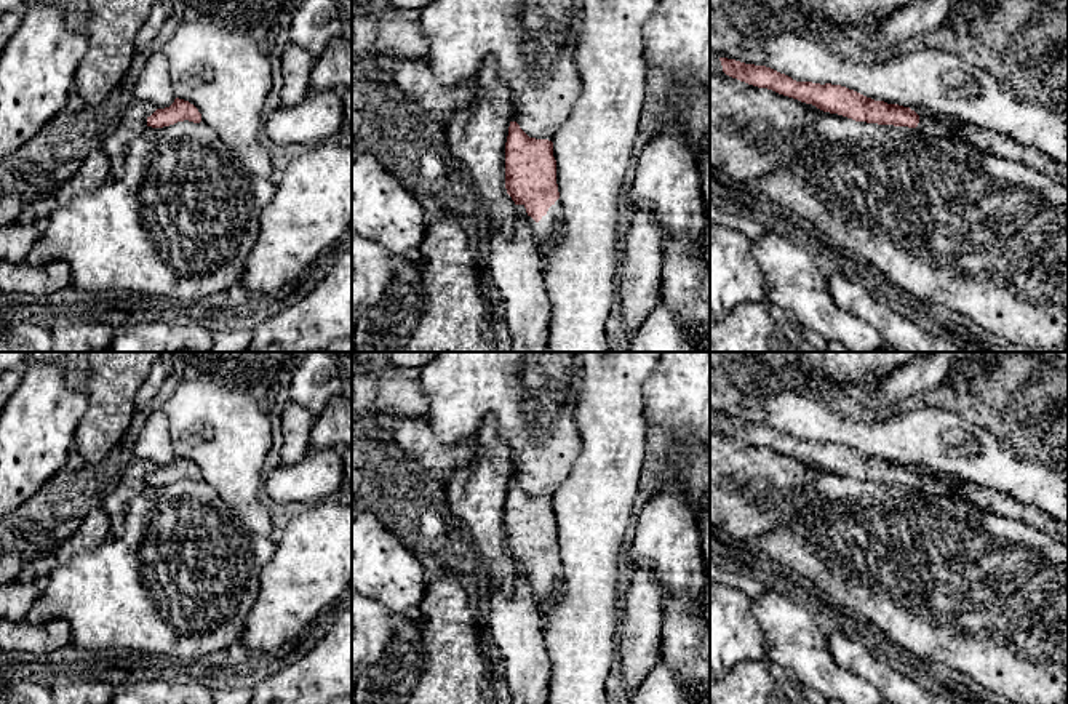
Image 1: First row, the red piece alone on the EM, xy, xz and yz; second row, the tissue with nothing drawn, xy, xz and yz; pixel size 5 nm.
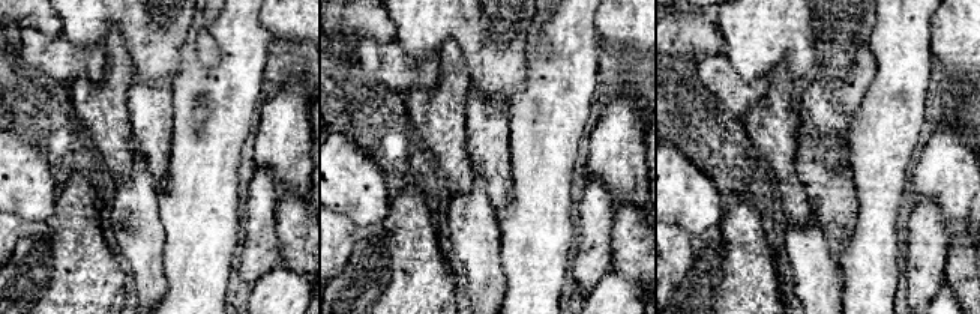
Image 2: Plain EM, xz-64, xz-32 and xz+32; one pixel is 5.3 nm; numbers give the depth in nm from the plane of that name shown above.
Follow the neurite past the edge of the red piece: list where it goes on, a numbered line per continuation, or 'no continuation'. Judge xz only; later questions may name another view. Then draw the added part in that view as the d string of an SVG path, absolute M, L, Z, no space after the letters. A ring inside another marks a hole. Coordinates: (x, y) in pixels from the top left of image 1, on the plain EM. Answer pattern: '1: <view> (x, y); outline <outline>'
1: xz (547, 588); outline M560 557L548 566L547 573L536 581L528 571L524 563L516 563L516 573L521 573L528 578L532 595L537 602L537 608L542 614L542 622L545 622L548 605L555 597L560 595L563 586L563 570Z

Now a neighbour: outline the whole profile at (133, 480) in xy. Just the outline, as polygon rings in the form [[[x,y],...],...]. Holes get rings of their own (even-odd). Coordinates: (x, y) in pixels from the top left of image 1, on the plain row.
[[[126,458],[120,483],[107,494],[102,509],[110,520],[110,536],[118,538],[125,531],[125,515],[134,496],[147,486],[147,477],[157,469],[152,461]]]

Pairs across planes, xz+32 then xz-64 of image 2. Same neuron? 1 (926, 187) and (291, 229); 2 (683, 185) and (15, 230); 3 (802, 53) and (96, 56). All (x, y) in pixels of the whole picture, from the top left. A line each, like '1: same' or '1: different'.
1: different
2: different
3: different

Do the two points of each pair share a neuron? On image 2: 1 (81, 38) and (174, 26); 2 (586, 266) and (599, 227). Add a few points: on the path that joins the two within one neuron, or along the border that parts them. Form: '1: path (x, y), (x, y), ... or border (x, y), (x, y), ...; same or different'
1: path (104, 20), (152, 21); same
2: path (593, 257), (596, 236); same

